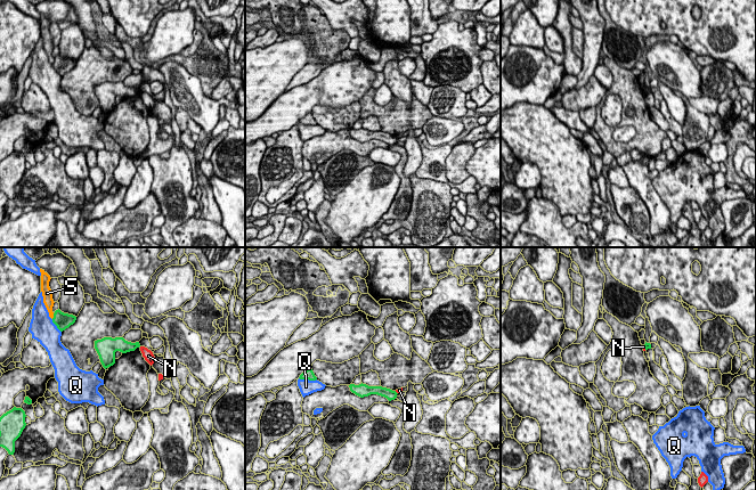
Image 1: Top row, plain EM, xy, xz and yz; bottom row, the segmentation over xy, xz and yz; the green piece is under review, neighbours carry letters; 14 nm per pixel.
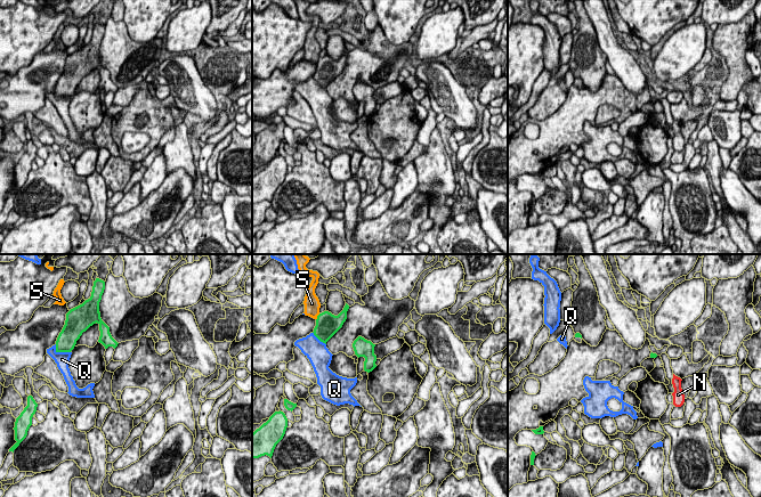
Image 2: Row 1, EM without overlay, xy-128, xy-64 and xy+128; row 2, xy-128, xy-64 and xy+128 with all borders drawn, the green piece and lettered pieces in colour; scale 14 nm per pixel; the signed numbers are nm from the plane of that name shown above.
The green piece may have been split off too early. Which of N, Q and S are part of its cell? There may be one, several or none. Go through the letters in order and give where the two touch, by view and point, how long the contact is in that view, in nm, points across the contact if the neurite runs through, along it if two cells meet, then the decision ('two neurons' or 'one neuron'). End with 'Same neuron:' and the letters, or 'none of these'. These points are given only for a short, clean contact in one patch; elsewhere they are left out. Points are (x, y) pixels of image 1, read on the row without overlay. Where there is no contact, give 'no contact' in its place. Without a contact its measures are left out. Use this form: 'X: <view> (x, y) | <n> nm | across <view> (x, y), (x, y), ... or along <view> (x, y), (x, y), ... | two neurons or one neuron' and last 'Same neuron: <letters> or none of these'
N: yz (644, 91) | 60 nm | along yz (643, 91), (645, 94) | two neurons
Q: xz (308, 123) | 260 nm | two neurons
S: xy (54, 60) | 90 nm | along xy (54, 58), (51, 63) | two neurons
Same neuron: none of these

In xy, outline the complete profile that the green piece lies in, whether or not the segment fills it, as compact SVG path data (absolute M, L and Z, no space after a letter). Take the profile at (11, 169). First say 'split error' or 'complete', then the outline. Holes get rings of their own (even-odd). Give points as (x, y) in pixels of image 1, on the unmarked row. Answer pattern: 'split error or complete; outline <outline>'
complete; outline M14 152L0 162L0 191L9 199L15 197L15 186L21 181L26 171L25 156Z

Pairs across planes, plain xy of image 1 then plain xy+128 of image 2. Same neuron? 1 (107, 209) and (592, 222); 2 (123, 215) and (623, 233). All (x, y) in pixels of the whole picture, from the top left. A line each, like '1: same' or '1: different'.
1: different
2: same

